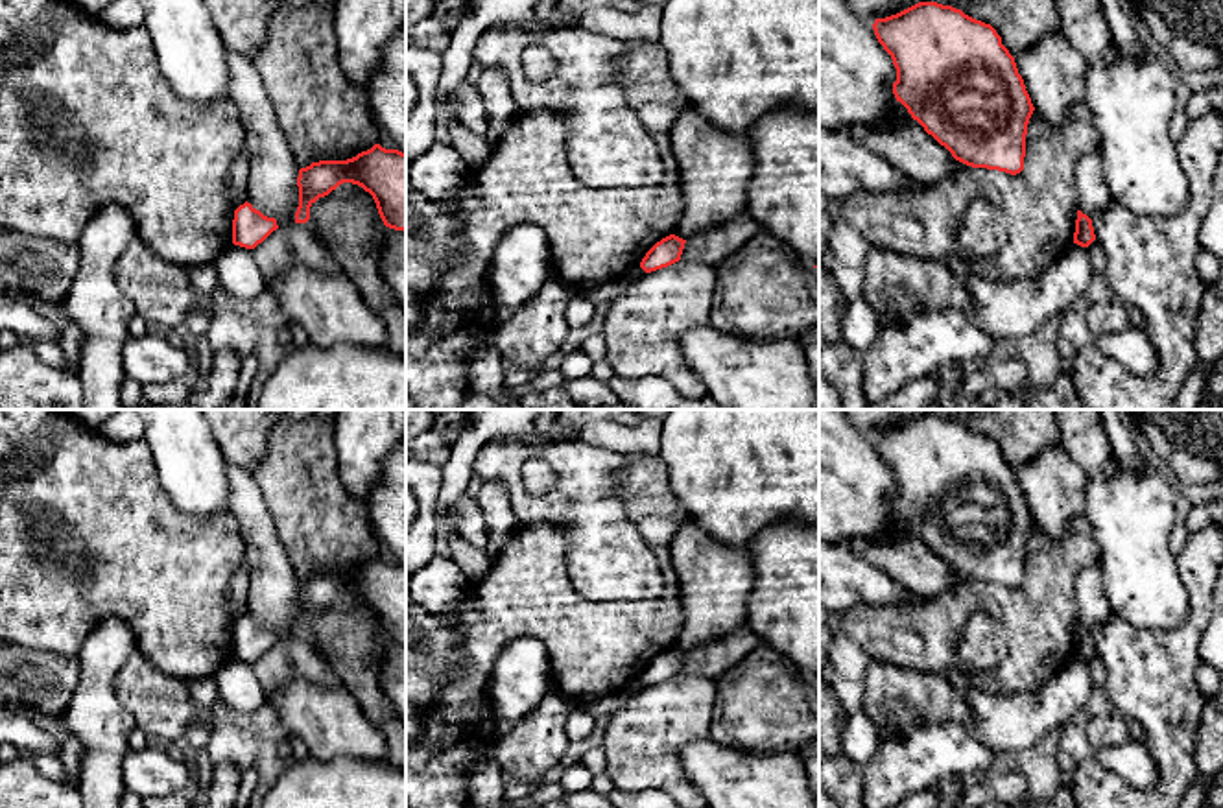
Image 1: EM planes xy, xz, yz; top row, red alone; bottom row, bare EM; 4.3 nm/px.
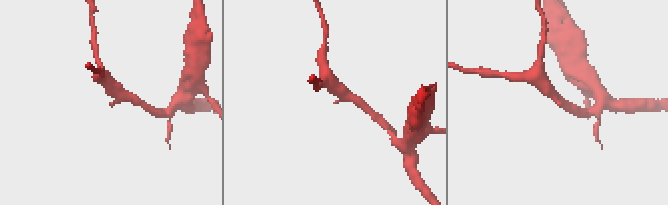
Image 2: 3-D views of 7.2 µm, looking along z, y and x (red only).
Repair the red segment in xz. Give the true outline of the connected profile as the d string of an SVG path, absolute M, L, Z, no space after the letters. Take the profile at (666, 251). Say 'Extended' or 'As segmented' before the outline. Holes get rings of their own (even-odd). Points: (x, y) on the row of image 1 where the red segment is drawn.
As segmented. M670 234L657 242L642 258L640 267L646 273L668 267L681 260L686 240Z

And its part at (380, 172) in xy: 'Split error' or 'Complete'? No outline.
Complete

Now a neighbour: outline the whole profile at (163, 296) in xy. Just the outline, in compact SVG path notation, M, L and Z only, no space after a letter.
M135 238L116 266L116 280L120 290L135 303L137 312L148 321L151 330L166 334L168 330L181 330L186 315L199 306L208 304L214 315L214 299L199 299L192 291L188 269L162 260L146 242Z

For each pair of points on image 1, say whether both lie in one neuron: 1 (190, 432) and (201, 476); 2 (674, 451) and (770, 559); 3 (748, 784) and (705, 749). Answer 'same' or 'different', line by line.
1: same
2: different
3: same

